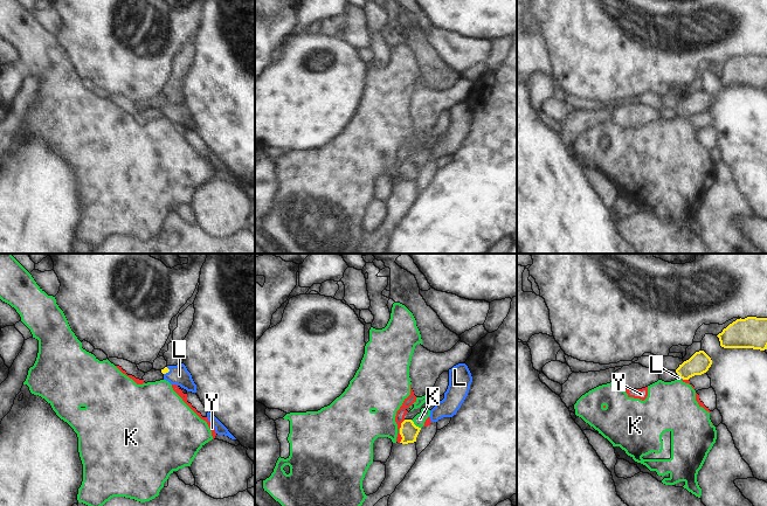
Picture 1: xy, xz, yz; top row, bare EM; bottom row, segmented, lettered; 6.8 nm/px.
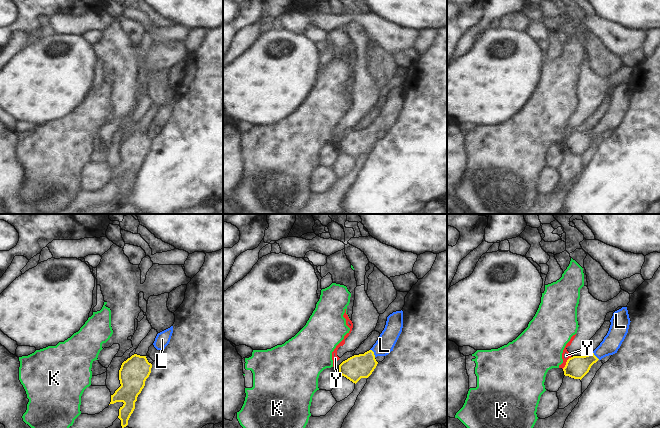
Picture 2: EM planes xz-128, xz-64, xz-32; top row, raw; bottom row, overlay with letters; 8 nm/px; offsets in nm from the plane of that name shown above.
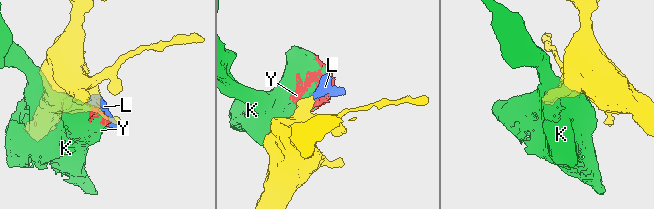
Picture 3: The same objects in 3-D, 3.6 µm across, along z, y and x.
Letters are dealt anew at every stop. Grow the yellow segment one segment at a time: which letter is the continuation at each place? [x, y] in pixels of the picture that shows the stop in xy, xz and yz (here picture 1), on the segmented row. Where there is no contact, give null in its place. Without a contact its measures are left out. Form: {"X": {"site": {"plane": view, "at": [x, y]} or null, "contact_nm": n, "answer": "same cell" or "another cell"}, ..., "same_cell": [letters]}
{"K": {"site": {"plane": "xz", "at": [414, 424]}, "contact_nm": 90, "answer": "another cell"}, "L": {"site": {"plane": "xy", "at": [167, 372]}, "contact_nm": 60, "answer": "same cell"}, "Y": {"site": {"plane": "xz", "at": [401, 424]}, "contact_nm": 80, "answer": "another cell"}, "same_cell": ["L"]}

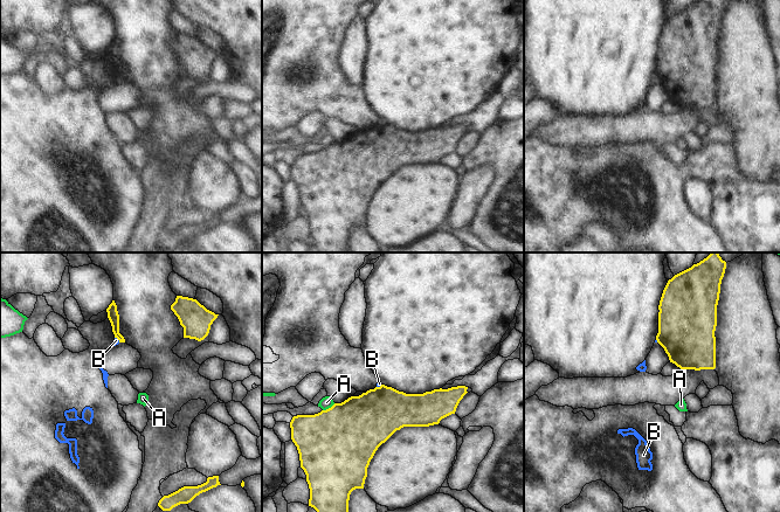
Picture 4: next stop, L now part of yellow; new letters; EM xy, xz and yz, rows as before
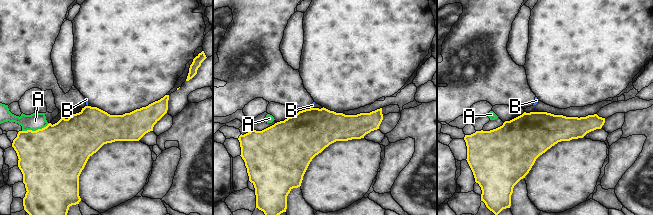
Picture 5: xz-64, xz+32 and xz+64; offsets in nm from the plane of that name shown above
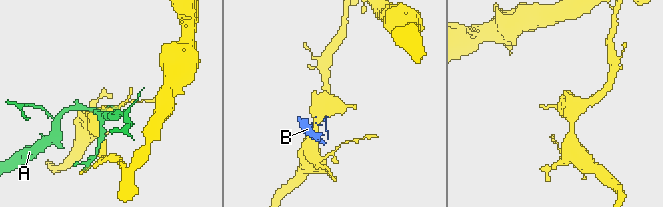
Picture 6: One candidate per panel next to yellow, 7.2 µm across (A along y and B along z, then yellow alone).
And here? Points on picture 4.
{"A": {"site": {"plane": "xz", "at": [329, 408]}, "contact_nm": 100, "answer": "another cell"}, "B": {"site": {"plane": "xy", "at": [117, 338]}, "contact_nm": 50, "answer": "another cell"}, "same_cell": []}

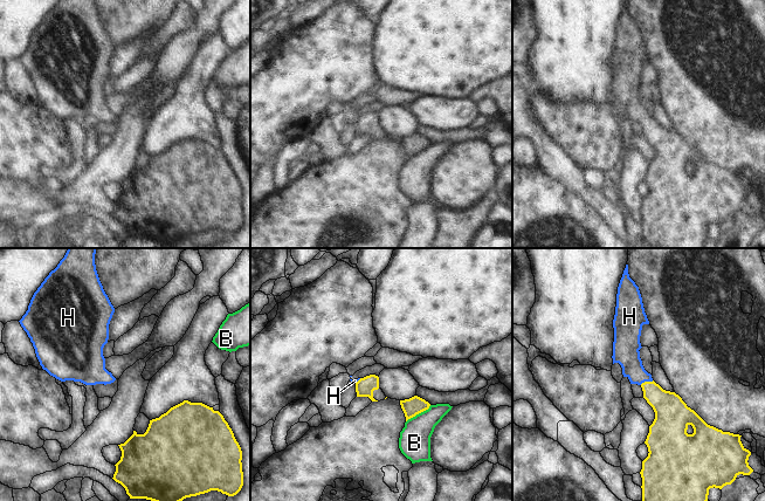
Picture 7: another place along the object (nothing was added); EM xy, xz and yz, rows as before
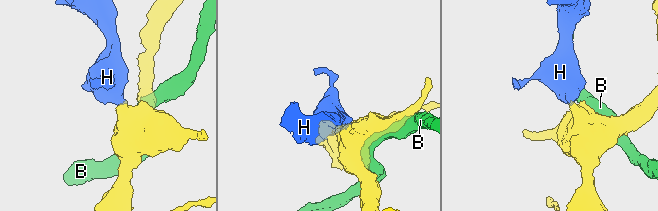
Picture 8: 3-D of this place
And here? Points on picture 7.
{"B": {"site": {"plane": "xz", "at": [418, 413]}, "contact_nm": 200, "answer": "another cell"}, "H": {"site": {"plane": "yz", "at": [646, 382]}, "contact_nm": 100, "answer": "same cell"}, "same_cell": ["H"]}

